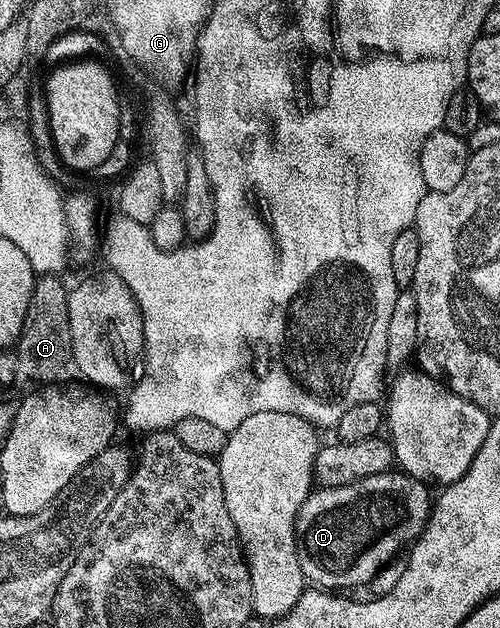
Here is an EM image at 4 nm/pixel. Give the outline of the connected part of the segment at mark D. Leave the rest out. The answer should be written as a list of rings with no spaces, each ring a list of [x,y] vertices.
[[[387,472],[385,474],[377,474],[376,476],[368,476],[356,480],[352,484],[344,484],[343,486],[324,486],[321,488],[311,489],[310,495],[304,500],[304,504],[300,504],[298,515],[294,521],[294,539],[296,540],[296,552],[300,560],[300,568],[302,569],[303,579],[307,583],[313,584],[318,588],[325,588],[331,592],[346,592],[349,586],[365,587],[372,580],[372,576],[376,576],[376,572],[385,562],[390,561],[399,553],[398,550],[402,545],[413,543],[423,528],[426,527],[426,521],[430,518],[430,507],[432,505],[431,487],[427,483],[421,482],[419,478],[411,478],[405,472]]]

